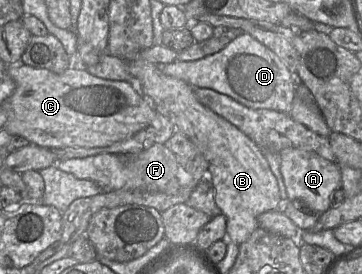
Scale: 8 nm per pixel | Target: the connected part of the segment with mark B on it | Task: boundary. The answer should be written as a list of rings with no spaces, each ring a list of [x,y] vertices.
[[[138,54],[127,60],[130,73],[140,81],[141,94],[152,107],[175,125],[176,131],[187,136],[208,162],[208,171],[215,189],[215,203],[226,217],[227,237],[240,245],[258,228],[257,217],[267,211],[276,210],[281,200],[277,180],[260,148],[237,127],[202,105],[194,94],[194,88],[181,79],[165,75],[160,66],[148,62]]]

